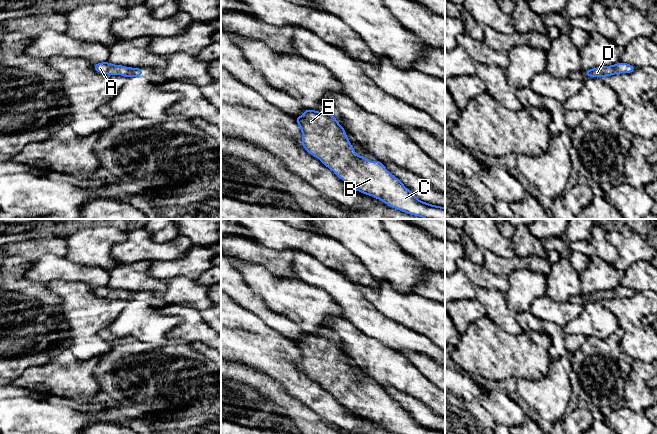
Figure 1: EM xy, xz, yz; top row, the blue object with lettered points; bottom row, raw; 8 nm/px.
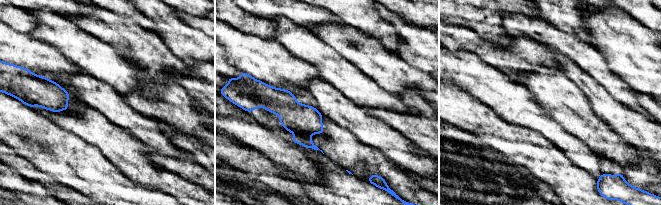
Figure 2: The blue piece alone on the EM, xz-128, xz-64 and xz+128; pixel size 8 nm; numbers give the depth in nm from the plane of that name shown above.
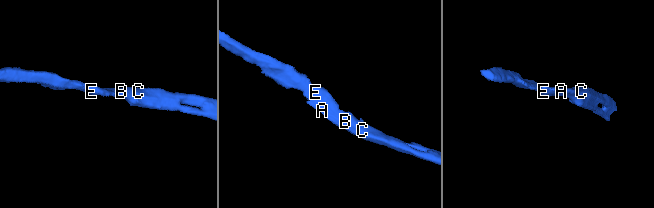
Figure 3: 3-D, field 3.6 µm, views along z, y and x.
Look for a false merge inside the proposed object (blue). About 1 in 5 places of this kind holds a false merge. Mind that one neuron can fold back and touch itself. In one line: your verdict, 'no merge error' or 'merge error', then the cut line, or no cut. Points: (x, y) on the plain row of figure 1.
no merge error; no cut

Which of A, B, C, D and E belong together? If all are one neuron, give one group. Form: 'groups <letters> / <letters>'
groups A B C D E

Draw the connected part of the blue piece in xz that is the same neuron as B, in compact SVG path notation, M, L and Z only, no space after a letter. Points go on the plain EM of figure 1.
M305 333L301 341L294 342L302 353L302 370L311 379L317 381L352 413L375 421L398 434L445 434L444 431L431 429L417 423L402 406L394 401L381 385L369 385L355 378L346 355L330 337Z

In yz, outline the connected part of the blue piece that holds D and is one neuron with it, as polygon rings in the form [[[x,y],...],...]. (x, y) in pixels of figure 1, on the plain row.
[[[619,286],[612,290],[597,291],[597,292],[584,295],[584,299],[589,301],[602,302],[604,300],[611,300],[618,297],[633,297],[635,293],[636,291],[630,288]]]

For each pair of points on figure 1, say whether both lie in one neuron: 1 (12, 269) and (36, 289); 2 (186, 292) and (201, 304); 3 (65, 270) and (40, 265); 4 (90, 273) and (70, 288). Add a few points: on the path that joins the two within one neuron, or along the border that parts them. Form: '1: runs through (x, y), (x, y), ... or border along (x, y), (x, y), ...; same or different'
1: runs through (16, 275), (30, 289); same
2: runs through (190, 293), (197, 300); same
3: runs through (59, 268), (46, 267); same
4: border along (56, 279), (77, 280), (87, 283), (92, 288); different

